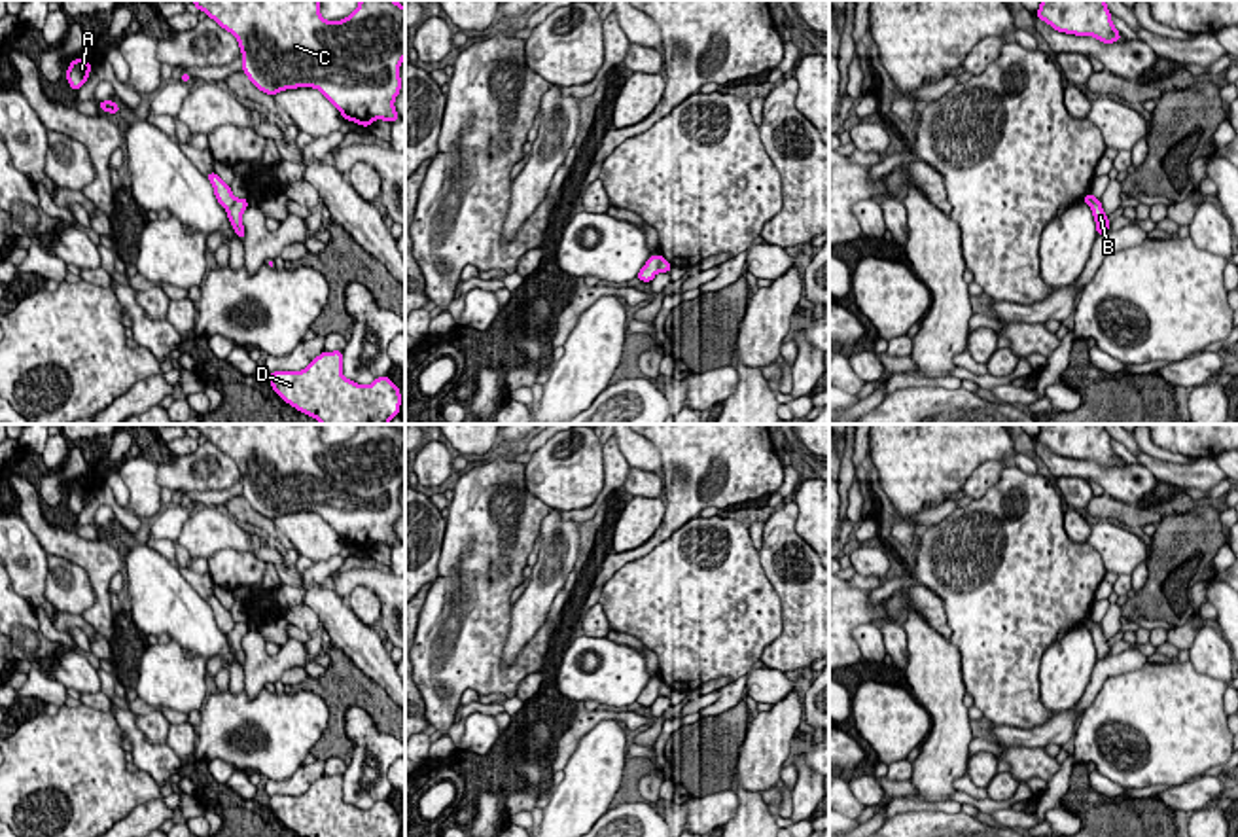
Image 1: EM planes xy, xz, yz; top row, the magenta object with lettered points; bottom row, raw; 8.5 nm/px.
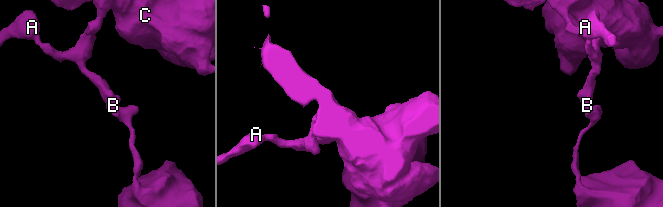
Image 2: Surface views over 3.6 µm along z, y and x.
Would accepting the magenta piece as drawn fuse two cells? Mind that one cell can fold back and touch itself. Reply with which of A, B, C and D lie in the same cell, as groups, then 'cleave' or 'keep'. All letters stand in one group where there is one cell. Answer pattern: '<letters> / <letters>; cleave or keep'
A C / B D; cleave

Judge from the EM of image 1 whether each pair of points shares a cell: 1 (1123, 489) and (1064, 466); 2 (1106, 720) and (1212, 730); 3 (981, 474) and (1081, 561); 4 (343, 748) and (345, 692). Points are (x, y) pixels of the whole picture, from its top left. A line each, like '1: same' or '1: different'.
1: same
2: same
3: different
4: same

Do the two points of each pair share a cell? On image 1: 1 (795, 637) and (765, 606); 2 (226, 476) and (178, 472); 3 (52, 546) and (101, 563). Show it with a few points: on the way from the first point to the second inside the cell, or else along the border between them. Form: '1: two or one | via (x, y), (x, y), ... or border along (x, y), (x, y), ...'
1: two | border along (771, 582), (780, 605), (780, 633), (760, 659)
2: one | via (214, 476), (194, 478), (190, 474)
3: one | via (63, 546), (89, 555)

